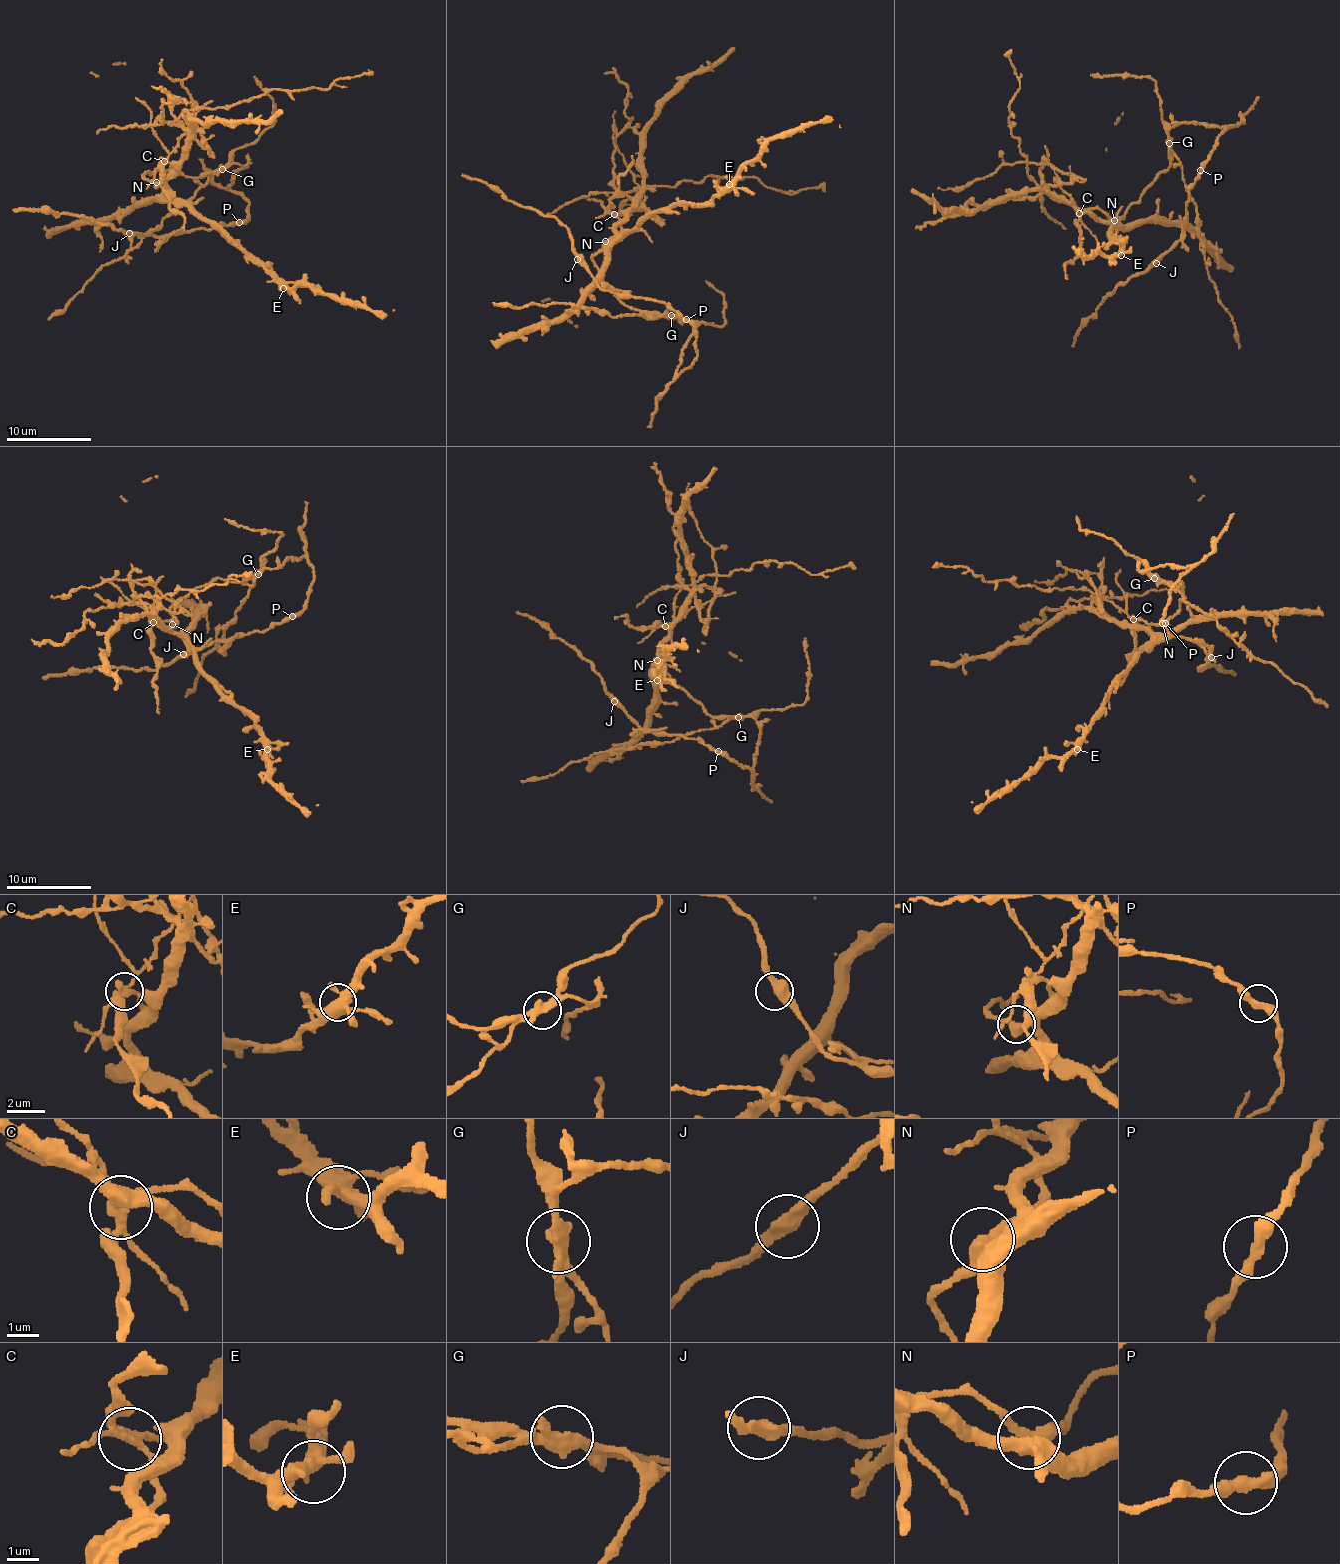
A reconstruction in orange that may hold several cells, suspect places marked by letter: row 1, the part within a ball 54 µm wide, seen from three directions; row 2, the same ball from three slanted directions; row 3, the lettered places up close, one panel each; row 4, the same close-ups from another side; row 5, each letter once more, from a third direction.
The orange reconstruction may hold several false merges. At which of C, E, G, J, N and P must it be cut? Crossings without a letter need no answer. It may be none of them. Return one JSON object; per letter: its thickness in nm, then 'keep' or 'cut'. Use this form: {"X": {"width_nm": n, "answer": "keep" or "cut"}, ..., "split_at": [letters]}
{"C": {"width_nm": 240, "answer": "cut"}, "E": {"width_nm": 420, "answer": "keep"}, "G": {"width_nm": 440, "answer": "cut"}, "J": {"width_nm": 440, "answer": "keep"}, "N": {"width_nm": 440, "answer": "keep"}, "P": {"width_nm": 360, "answer": "keep"}, "split_at": ["C", "G"]}

